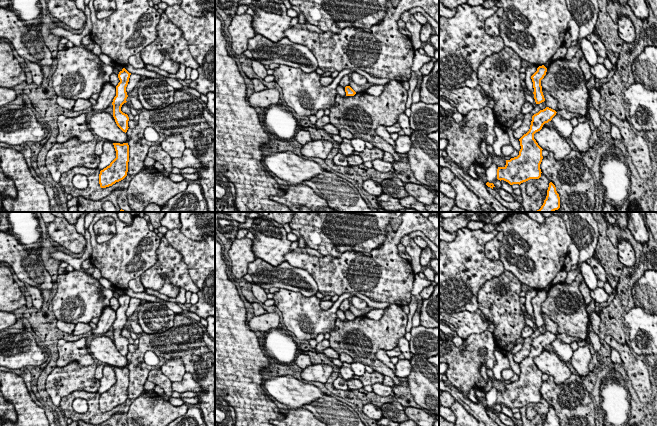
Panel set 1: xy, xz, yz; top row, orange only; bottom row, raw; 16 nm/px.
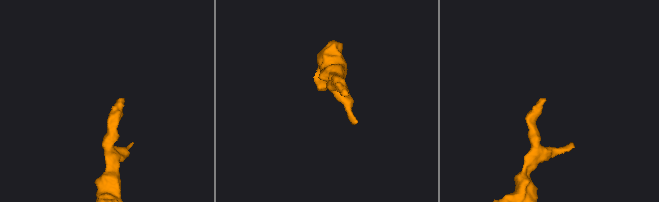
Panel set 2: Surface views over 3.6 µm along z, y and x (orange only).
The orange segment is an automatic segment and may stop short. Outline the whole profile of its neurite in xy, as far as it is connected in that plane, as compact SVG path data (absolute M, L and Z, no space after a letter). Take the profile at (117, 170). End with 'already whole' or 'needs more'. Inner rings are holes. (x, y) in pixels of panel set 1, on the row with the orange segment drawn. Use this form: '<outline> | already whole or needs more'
M113 143L113 145L116 151L116 158L109 166L100 171L99 184L101 188L112 186L127 176L129 145L128 143Z | already whole

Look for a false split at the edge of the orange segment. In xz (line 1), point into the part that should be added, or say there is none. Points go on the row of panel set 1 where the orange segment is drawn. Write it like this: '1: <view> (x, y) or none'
1: none

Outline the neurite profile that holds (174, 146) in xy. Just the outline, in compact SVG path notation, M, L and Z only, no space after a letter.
M173 135L167 137L161 142L162 149L171 157L171 158L180 158L185 151L184 139L180 135Z

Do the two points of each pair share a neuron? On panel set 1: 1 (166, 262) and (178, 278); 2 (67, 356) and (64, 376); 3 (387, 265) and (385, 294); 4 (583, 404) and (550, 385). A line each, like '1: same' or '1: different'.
1: same
2: different
3: same
4: same

